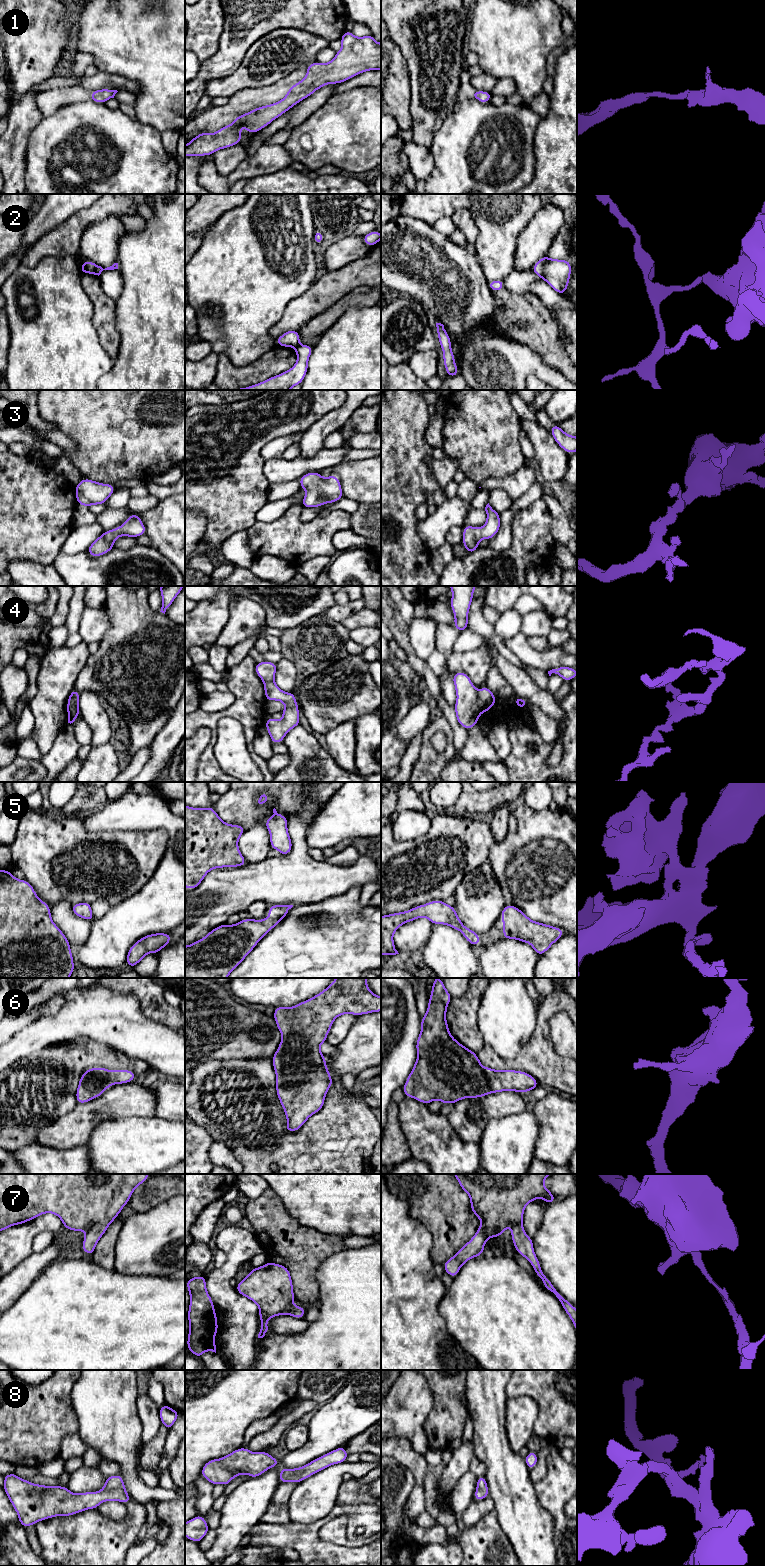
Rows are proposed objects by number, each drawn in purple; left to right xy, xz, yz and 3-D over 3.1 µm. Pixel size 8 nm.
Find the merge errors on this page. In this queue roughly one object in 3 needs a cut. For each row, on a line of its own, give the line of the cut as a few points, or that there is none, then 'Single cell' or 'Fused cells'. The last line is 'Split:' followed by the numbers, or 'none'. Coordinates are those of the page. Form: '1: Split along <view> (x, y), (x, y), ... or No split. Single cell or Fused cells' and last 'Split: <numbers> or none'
1: No split. Single cell
2: Split along xz (298, 344), (294, 347). Fused cells
3: No split. Single cell
4: Split along yz (476, 691), (476, 703), (481, 711). Fused cells
5: No split. Single cell
6: No split. Single cell
7: No split. Single cell
8: No split. Single cell
Split: 2, 4

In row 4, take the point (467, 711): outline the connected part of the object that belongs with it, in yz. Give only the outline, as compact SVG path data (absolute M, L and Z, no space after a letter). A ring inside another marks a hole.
M465 672L452 676L457 700L454 706L458 723L466 730L477 725L481 710L477 704L477 690Z

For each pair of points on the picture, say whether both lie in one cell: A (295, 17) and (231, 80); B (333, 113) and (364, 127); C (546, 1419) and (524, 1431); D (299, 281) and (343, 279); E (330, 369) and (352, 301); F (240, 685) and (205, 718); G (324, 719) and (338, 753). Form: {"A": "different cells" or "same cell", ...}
{"A": "different cells", "B": "same cell", "C": "different cells", "D": "different cells", "E": "different cells", "F": "same cell", "G": "different cells"}

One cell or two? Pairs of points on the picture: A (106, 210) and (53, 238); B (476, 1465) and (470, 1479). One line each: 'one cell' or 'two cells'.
A: one cell
B: two cells

